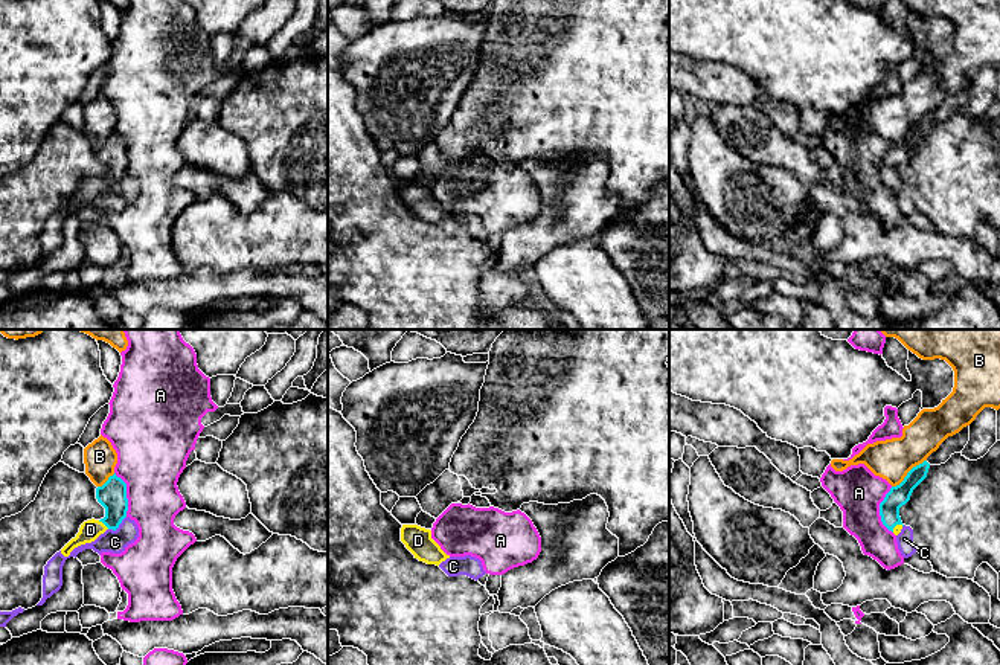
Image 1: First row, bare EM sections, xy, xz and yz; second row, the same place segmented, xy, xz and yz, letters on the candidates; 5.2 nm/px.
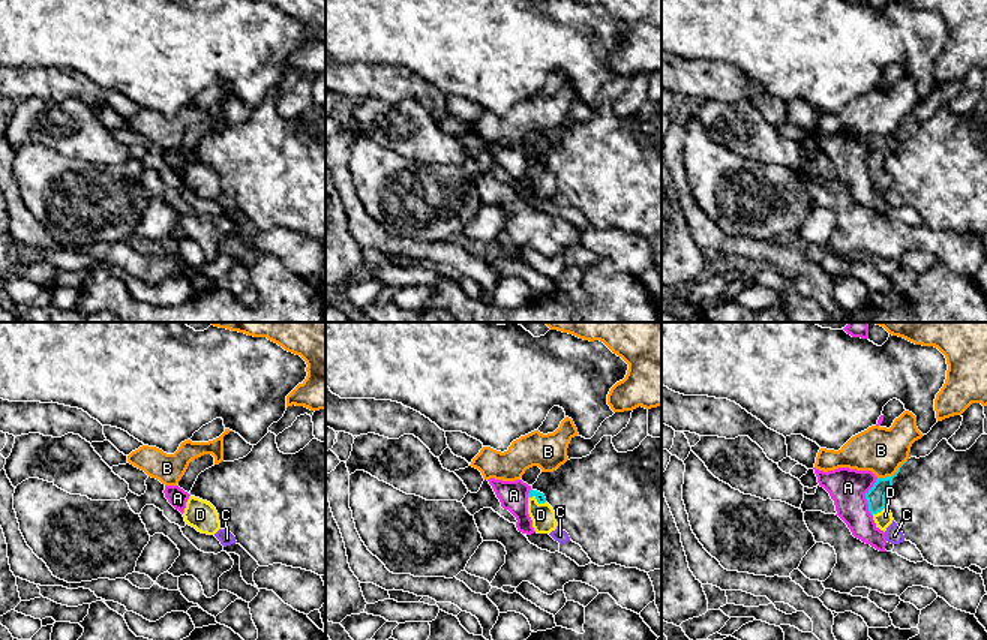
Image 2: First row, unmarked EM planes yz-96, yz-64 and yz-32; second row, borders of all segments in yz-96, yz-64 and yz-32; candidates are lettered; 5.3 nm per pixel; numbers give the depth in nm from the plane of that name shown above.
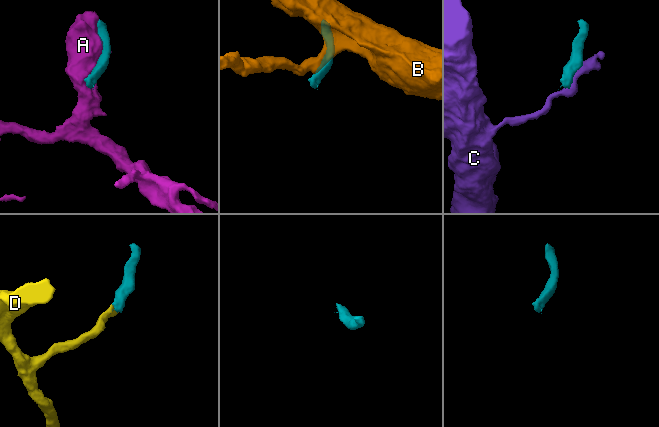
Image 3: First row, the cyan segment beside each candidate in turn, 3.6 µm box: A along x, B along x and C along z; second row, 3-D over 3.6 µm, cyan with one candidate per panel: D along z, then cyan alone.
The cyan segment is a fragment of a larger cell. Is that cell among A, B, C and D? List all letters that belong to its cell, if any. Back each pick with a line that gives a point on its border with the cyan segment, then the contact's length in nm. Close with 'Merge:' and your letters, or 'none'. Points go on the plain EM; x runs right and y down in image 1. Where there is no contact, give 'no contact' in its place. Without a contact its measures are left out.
D: xy (104, 182) | 80 nm
Merge: D

